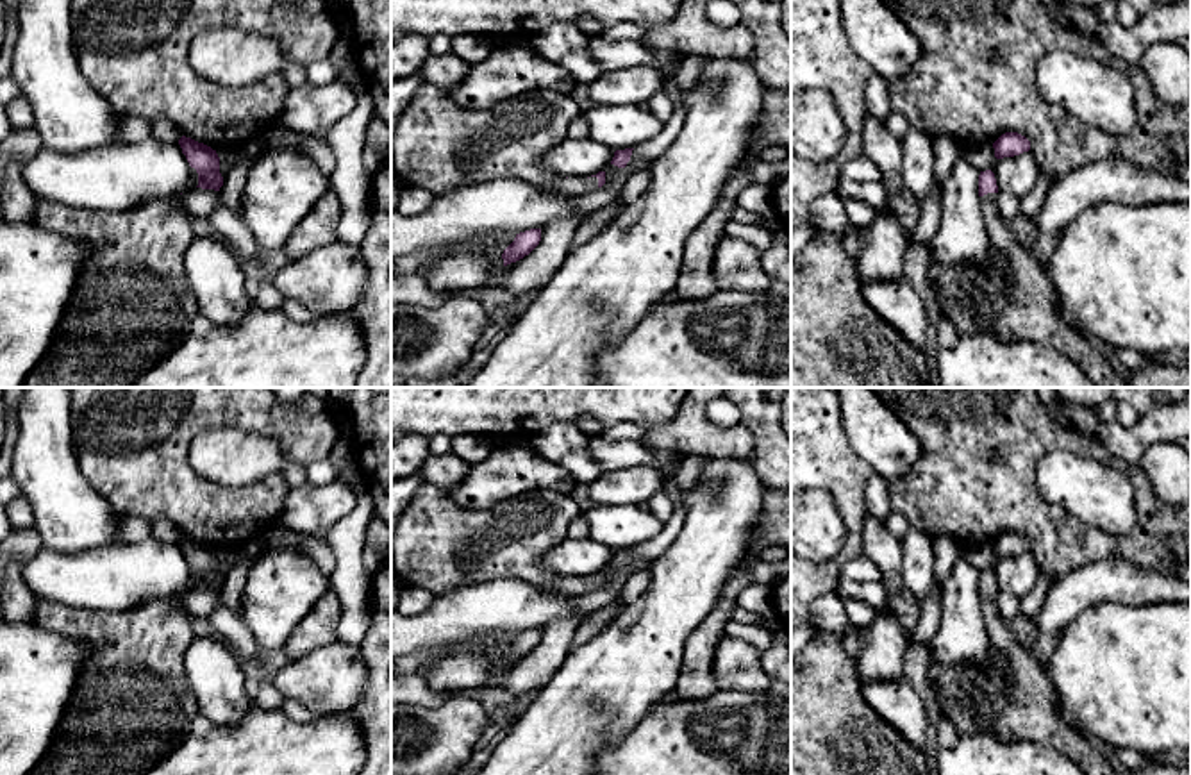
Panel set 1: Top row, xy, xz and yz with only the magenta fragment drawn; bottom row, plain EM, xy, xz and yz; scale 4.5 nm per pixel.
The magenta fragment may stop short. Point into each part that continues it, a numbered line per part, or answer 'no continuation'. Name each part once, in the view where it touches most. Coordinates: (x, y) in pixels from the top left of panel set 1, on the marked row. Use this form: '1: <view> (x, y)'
1: xz (438, 147)

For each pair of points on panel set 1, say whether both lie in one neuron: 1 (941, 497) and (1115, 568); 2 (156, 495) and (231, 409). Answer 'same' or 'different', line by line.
1: different
2: same

